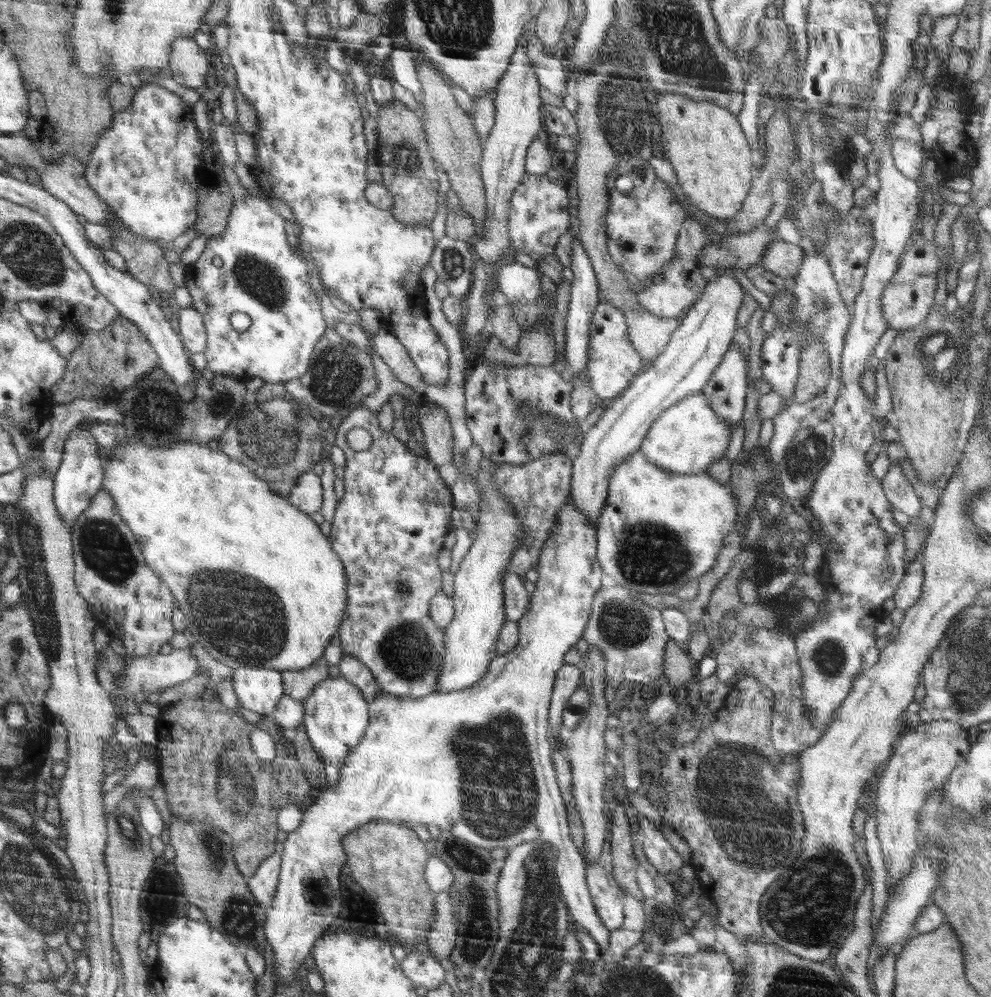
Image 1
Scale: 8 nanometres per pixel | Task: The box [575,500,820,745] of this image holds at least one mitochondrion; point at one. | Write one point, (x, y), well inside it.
(650, 554)

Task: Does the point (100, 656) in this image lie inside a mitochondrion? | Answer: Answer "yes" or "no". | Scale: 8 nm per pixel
no

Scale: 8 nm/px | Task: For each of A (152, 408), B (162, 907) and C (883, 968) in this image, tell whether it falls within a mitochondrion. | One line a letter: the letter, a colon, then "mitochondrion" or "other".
A: mitochondrion
B: mitochondrion
C: other

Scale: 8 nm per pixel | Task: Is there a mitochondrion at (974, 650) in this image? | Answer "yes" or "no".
yes

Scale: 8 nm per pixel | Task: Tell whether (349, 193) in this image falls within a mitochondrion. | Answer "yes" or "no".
no

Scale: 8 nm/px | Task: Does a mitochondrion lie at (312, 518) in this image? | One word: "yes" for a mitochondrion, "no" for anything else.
no

